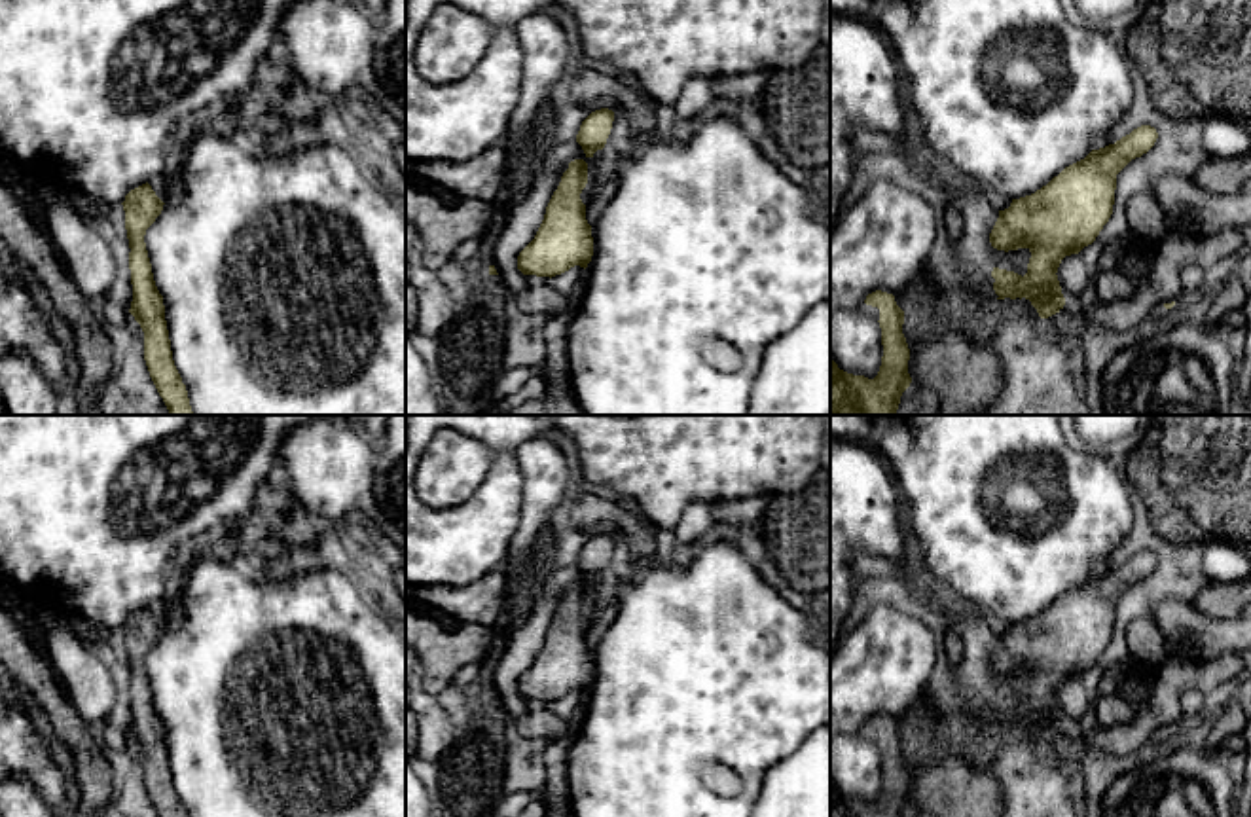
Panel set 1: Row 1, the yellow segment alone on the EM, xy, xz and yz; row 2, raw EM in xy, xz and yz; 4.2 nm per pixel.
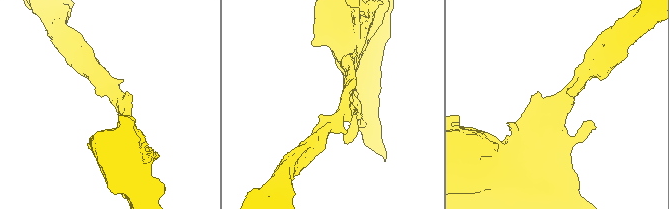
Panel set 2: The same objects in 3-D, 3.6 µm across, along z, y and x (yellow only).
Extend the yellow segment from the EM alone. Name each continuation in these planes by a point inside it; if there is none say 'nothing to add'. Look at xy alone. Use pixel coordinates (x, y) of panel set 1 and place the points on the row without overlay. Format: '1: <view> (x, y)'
1: xy (158, 607)

